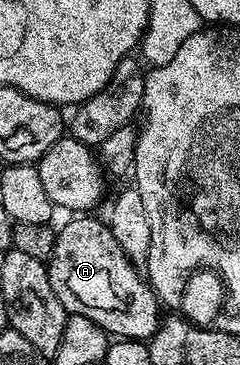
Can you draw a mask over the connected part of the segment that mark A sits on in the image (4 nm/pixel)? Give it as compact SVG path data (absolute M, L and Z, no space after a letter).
M70 217L66 224L57 228L52 245L52 257L46 263L48 281L52 281L52 290L60 300L60 305L70 315L83 315L88 321L96 321L105 329L107 335L119 339L137 339L148 341L158 332L160 300L153 287L144 278L143 272L120 249L116 237L112 237L109 222L94 217Z

